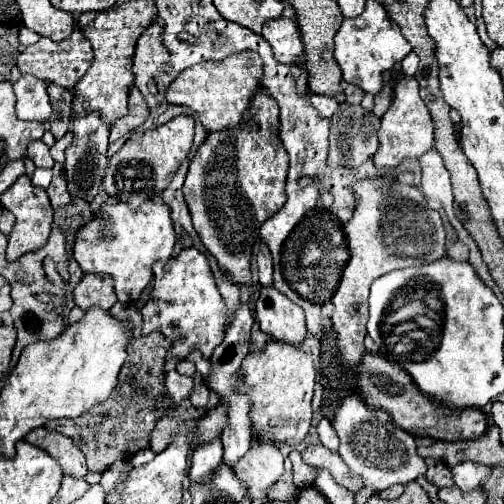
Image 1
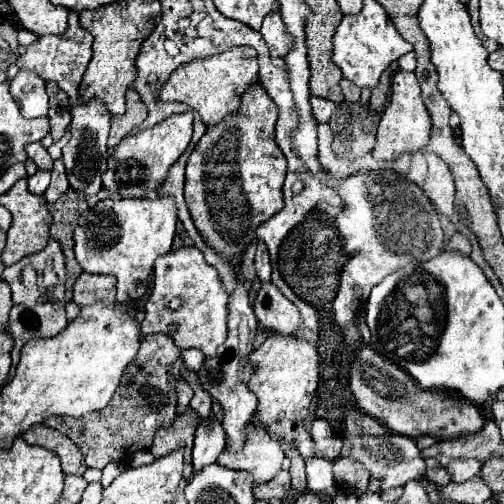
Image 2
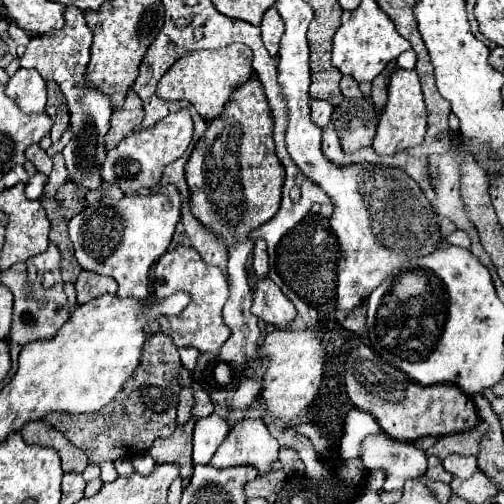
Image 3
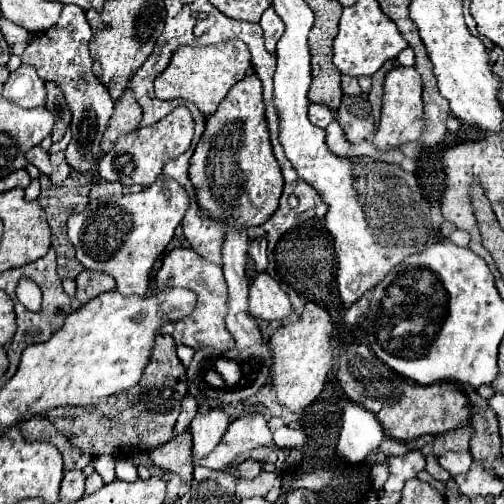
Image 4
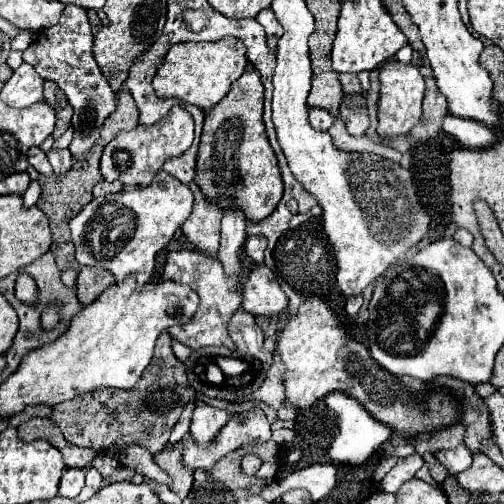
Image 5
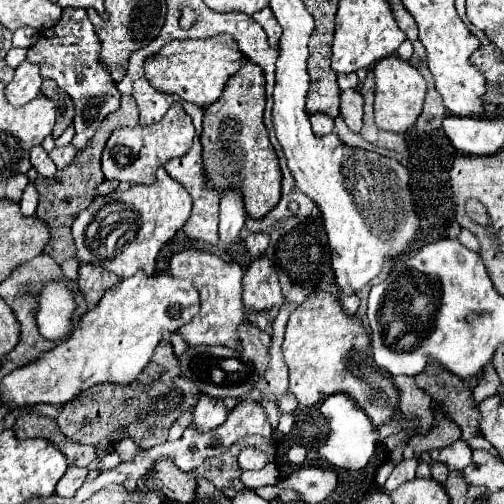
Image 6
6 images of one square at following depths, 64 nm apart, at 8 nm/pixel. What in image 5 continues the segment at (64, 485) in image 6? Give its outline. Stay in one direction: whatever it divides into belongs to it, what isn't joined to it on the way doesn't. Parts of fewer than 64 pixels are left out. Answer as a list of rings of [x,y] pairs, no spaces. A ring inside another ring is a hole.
[[[68,468],[60,480],[60,496],[76,498],[84,488],[84,478],[86,478],[86,470]]]

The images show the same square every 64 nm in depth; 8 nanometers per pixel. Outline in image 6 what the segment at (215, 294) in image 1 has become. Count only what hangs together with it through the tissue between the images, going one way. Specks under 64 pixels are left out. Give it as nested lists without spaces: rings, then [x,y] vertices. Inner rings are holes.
[[[182,250],[170,258],[168,274],[174,278],[186,278],[200,292],[200,312],[192,318],[190,324],[184,324],[176,332],[186,340],[188,346],[228,346],[232,350],[240,350],[240,342],[236,340],[236,328],[246,320],[246,310],[242,306],[242,268],[232,262],[224,262],[222,258],[200,252],[200,250]]]

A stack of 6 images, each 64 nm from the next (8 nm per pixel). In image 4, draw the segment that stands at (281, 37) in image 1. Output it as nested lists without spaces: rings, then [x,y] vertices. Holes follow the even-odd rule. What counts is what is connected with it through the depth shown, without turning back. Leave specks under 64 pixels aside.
[[[272,6],[262,14],[262,18],[260,18],[260,26],[262,26],[262,30],[264,30],[266,50],[274,54],[274,50],[276,50],[276,42],[278,42],[280,36],[284,34],[284,22],[280,20],[280,16],[274,12]]]

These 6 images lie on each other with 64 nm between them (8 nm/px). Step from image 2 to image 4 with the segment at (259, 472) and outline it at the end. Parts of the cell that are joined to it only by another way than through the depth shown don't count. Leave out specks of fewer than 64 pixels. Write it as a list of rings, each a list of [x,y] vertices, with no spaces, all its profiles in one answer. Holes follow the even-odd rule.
[[[250,412],[246,416],[236,418],[224,434],[224,440],[212,450],[212,454],[204,460],[194,458],[194,464],[202,464],[212,470],[222,470],[240,458],[250,458],[250,452],[260,446],[274,446],[272,432],[260,412]]]

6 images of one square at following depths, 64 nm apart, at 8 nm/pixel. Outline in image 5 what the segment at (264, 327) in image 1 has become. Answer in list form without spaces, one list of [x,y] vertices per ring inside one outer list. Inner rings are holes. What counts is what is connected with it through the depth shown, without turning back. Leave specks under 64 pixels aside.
[[[256,266],[244,282],[244,310],[254,316],[274,316],[288,308],[288,296],[280,290],[268,266]]]

